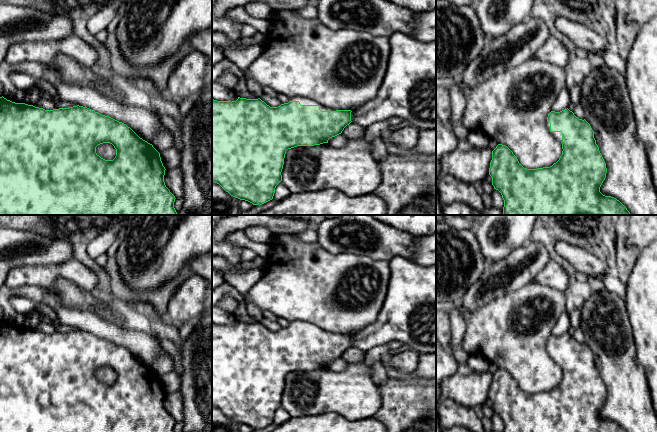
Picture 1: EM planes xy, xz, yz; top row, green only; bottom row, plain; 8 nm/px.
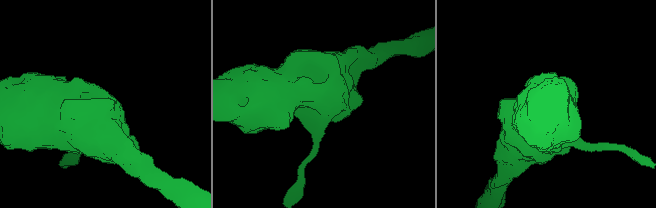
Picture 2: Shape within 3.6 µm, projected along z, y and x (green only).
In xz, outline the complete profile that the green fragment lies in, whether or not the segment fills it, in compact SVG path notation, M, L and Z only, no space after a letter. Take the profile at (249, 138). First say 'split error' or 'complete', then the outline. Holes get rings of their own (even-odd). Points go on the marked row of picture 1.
split error | M292 97L288 103L270 107L260 98L240 98L236 101L212 99L212 182L219 184L231 196L253 205L262 205L273 199L276 186L282 181L284 158L288 149L314 146L342 133L351 121L351 110L324 107L305 97Z

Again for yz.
split error | M568 108L560 112L551 111L546 126L551 134L562 143L562 155L550 167L524 168L513 152L505 145L498 144L492 151L489 175L492 185L504 200L503 215L631 215L616 198L605 196L600 187L606 178L606 163L594 138L594 131L584 119L579 119Z

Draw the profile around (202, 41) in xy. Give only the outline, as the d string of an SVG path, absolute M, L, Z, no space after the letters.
M212 27L190 36L188 42L212 61Z

